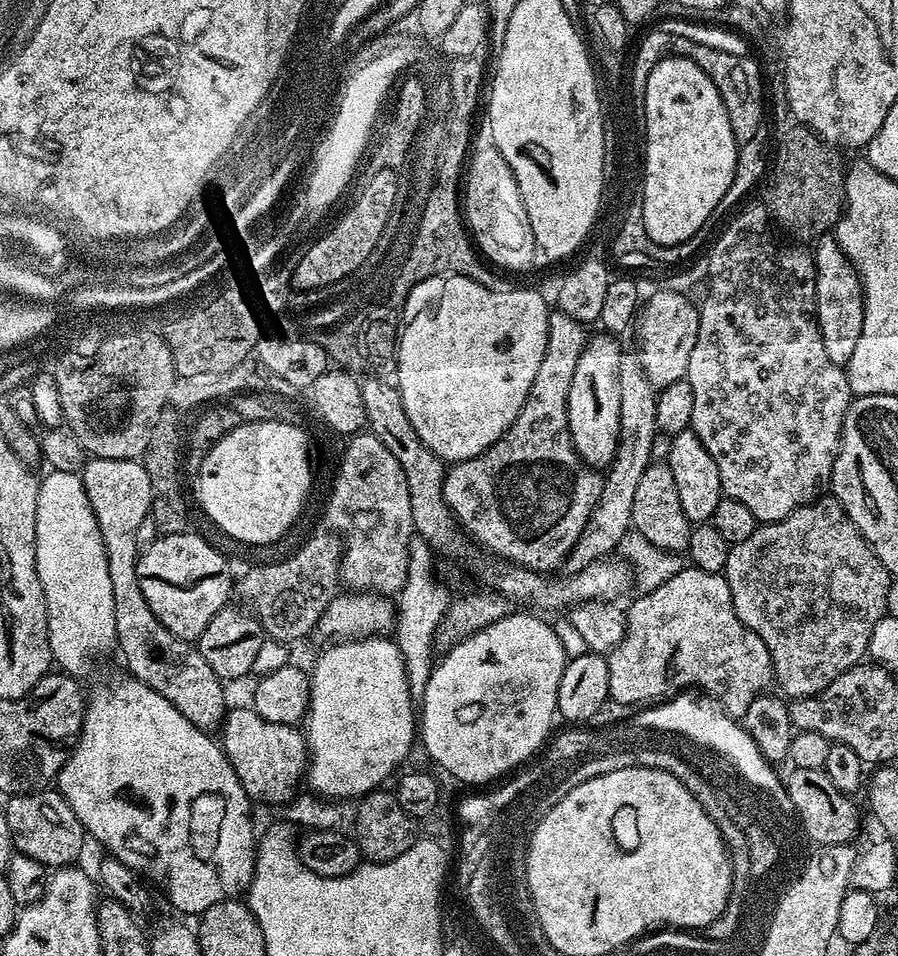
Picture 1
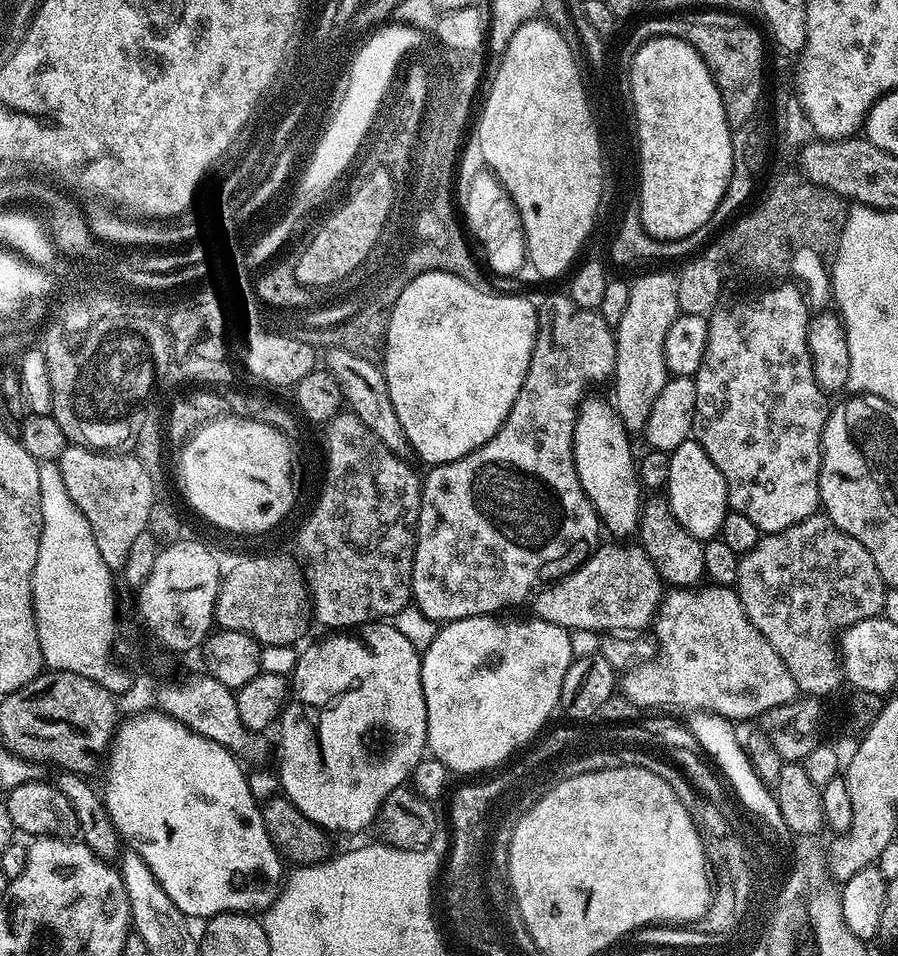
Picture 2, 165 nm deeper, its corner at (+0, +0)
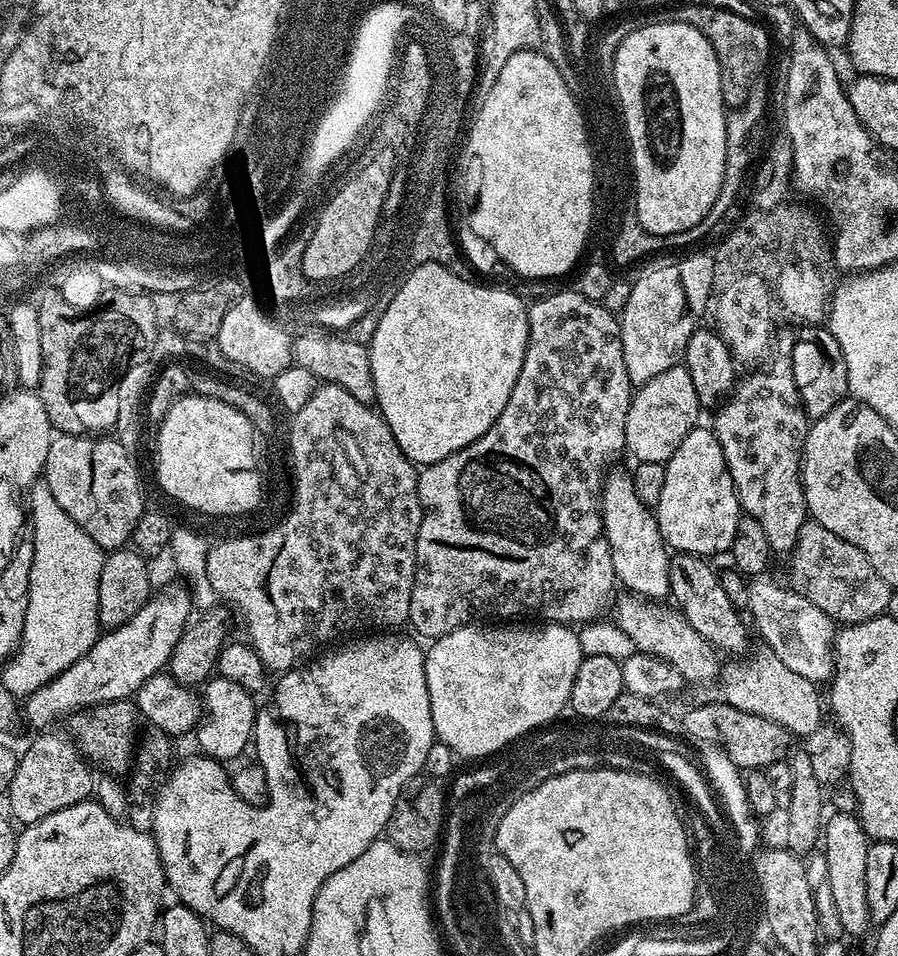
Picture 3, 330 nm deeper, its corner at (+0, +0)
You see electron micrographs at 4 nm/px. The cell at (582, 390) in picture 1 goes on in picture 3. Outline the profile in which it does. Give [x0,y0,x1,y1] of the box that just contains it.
[598,471,670,602]

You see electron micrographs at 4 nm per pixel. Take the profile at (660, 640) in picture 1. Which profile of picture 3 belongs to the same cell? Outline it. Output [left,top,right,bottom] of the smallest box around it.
[718,650,822,737]

